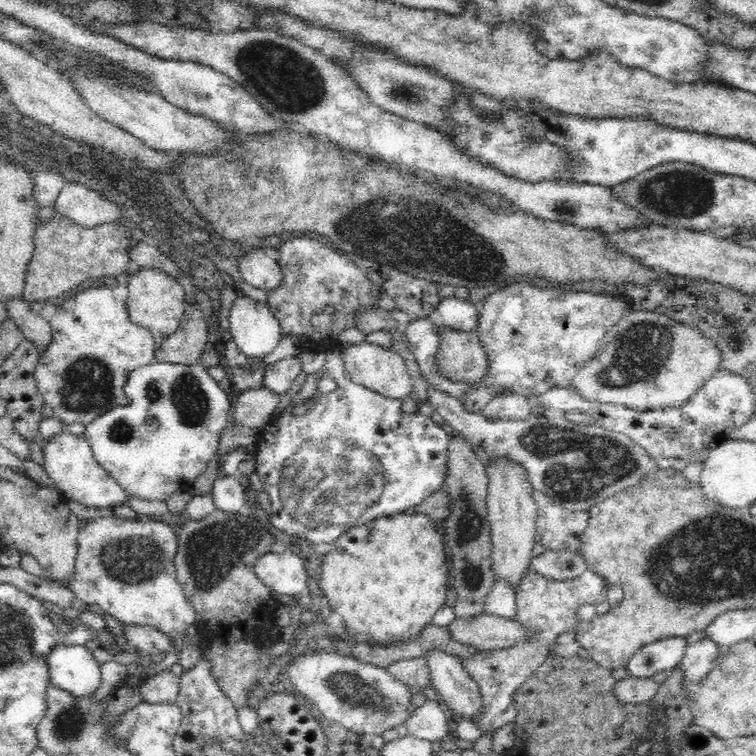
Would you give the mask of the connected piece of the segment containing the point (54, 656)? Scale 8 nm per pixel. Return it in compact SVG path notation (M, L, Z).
M61 641L45 659L50 684L76 695L77 699L100 686L101 665L85 645L70 645Z

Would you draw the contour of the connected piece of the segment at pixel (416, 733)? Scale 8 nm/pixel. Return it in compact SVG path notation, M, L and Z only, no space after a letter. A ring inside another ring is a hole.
M439 700L426 701L418 705L417 711L406 720L407 735L438 745L447 734L453 731L453 728L448 726L446 716L438 703Z

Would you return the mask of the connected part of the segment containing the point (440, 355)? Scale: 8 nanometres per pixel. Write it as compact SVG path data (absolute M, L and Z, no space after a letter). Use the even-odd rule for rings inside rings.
M444 325L437 326L435 333L439 345L434 366L438 374L454 384L475 385L490 364L475 331L456 331Z

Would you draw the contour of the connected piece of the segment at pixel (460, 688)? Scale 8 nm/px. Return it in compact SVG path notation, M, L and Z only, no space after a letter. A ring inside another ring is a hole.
M438 649L423 650L421 656L425 657L425 663L429 669L429 677L431 680L430 685L437 690L440 700L455 711L459 715L459 718L474 720L476 716L480 716L482 703L480 703L479 690L477 689L476 683L466 674L458 657Z

